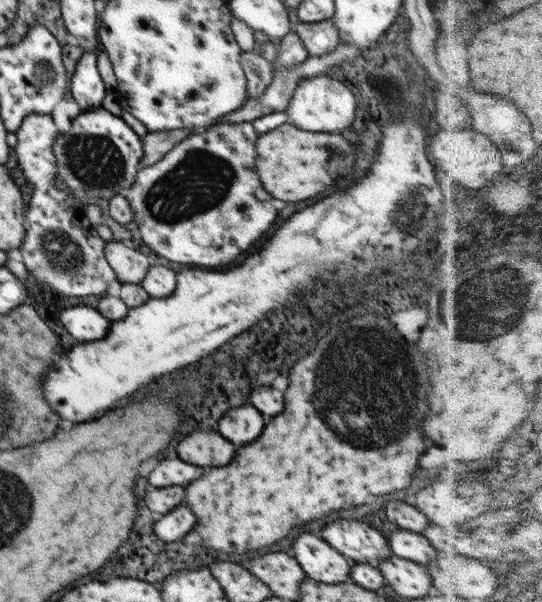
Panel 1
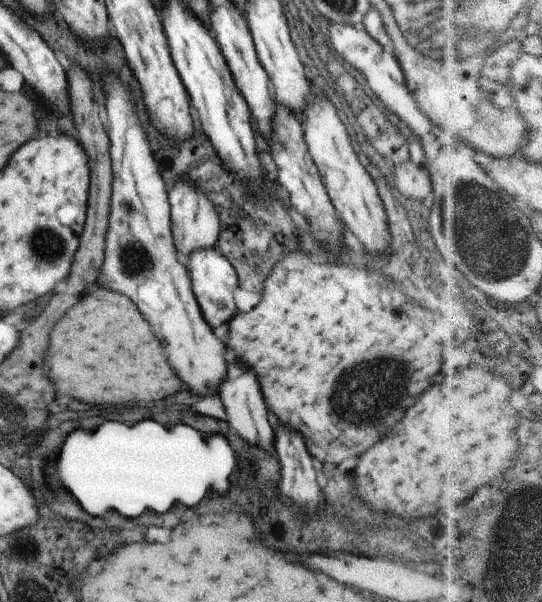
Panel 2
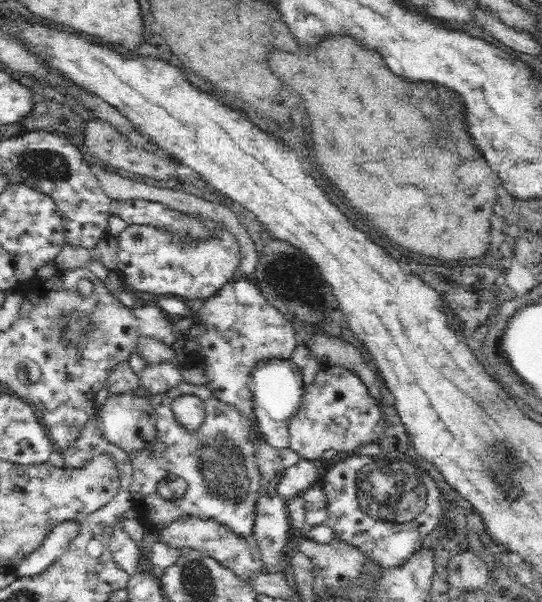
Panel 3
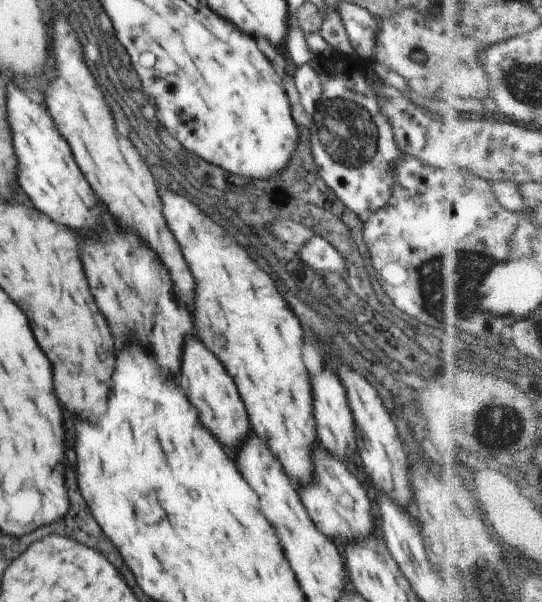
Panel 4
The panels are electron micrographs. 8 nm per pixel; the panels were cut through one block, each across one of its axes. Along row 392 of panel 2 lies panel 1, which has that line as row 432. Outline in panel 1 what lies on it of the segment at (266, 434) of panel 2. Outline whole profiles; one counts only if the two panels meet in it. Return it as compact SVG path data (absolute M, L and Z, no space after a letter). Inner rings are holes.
M240 406L228 410L220 420L220 434L232 444L248 444L256 440L264 430L262 414L252 406Z

